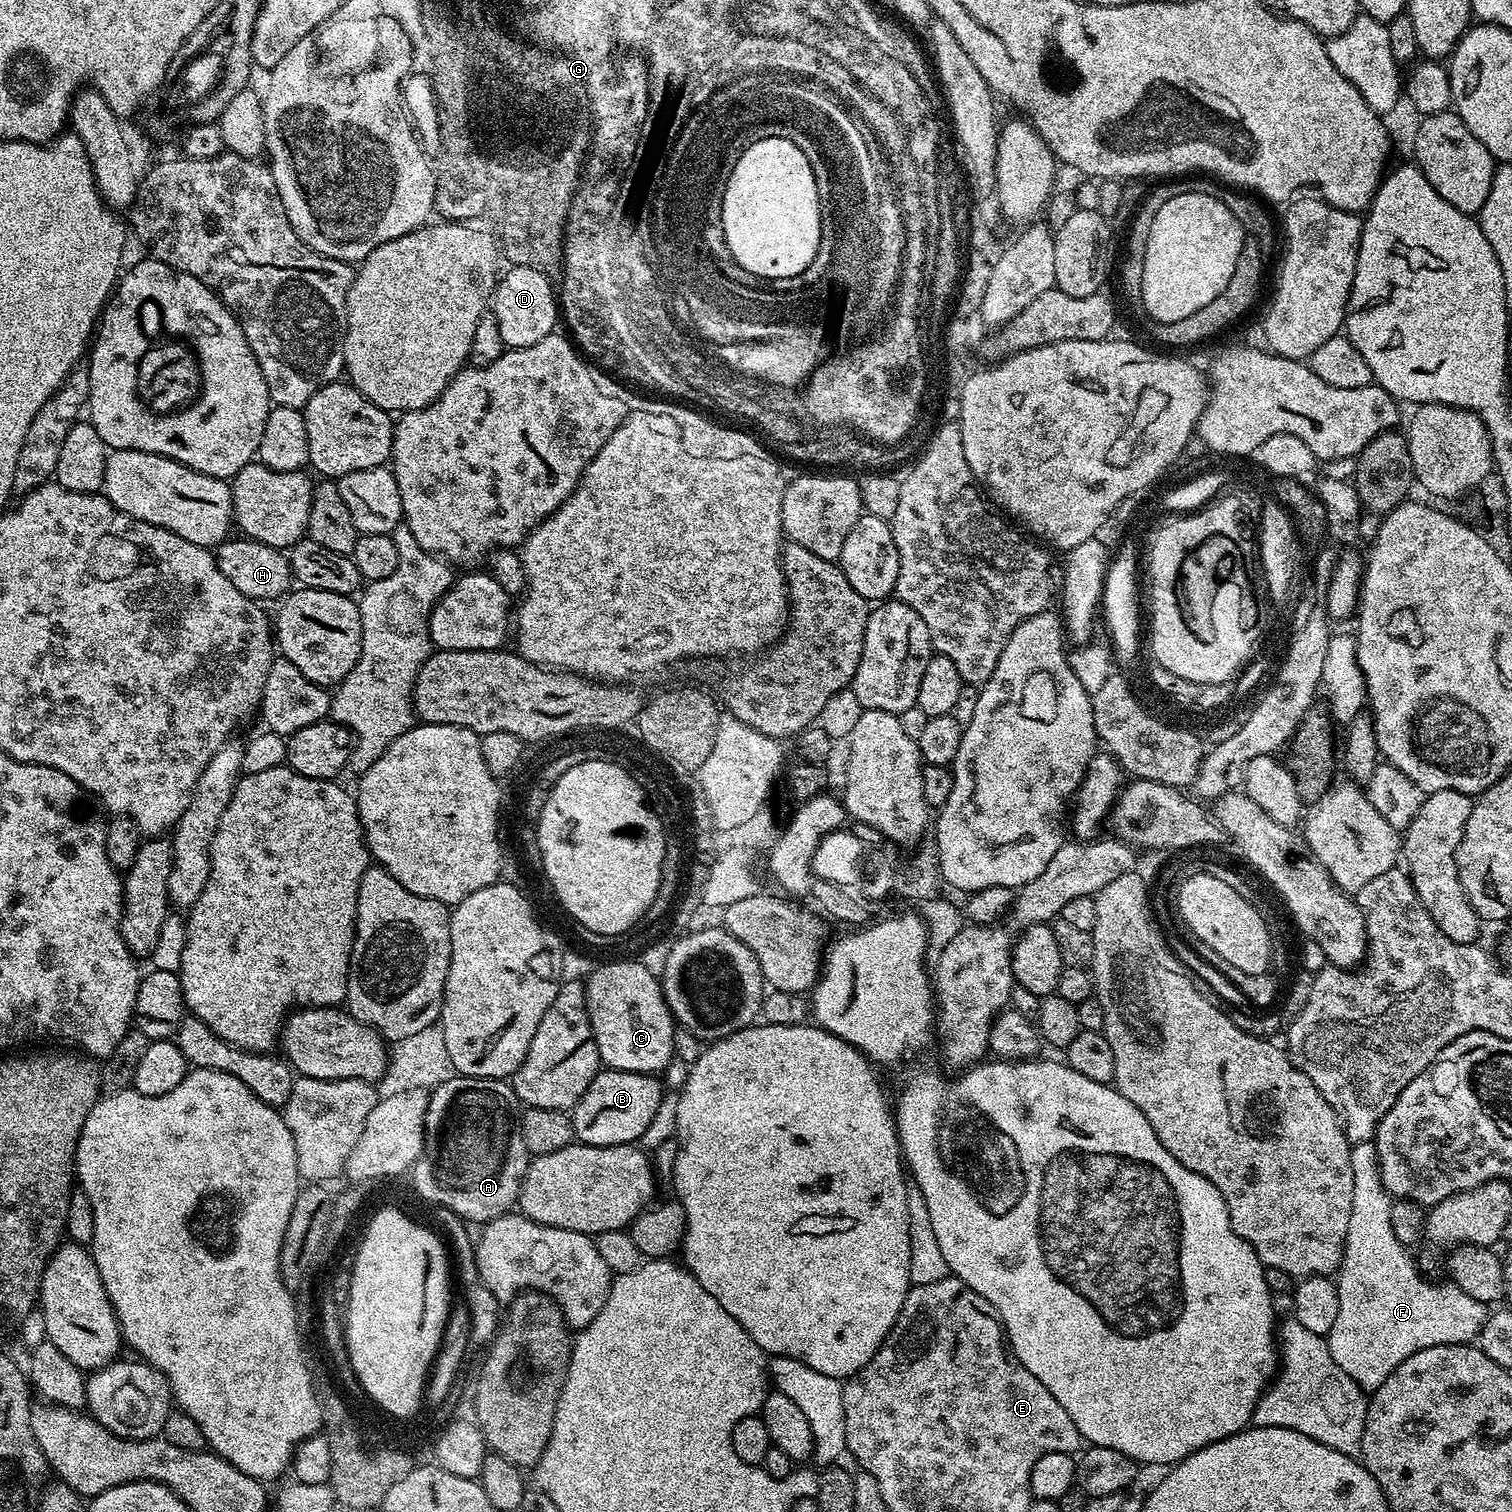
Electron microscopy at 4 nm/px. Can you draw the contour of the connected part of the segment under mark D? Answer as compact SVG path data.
M515 266L509 269L505 276L503 273L496 281L496 290L490 301L490 315L498 322L505 349L534 346L534 342L542 342L542 338L557 331L558 296L548 281L551 280L549 273Z

